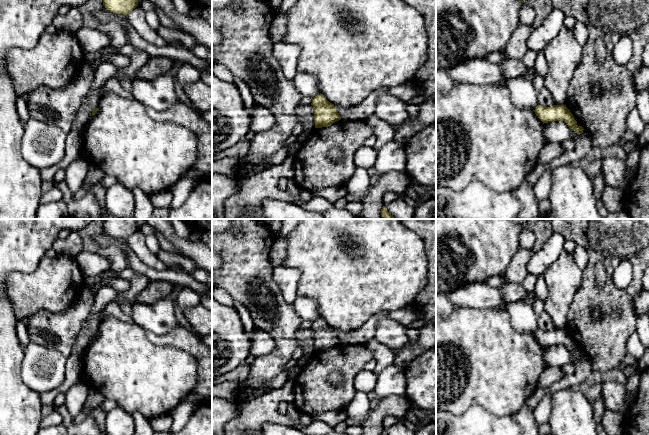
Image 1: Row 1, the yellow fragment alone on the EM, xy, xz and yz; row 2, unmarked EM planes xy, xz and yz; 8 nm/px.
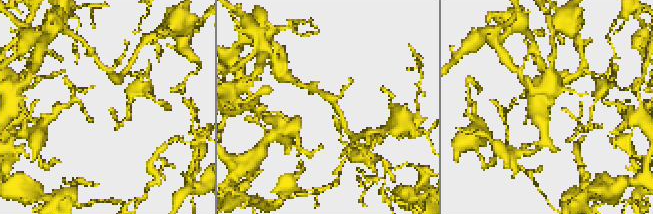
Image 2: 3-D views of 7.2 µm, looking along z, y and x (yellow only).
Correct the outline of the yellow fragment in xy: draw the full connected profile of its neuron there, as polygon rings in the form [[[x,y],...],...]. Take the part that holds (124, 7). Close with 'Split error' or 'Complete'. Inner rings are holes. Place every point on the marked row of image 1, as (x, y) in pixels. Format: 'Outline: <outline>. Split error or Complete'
Outline: [[[103,0],[103,5],[105,6],[106,10],[116,13],[127,15],[133,9],[138,6],[137,0]]]. Complete

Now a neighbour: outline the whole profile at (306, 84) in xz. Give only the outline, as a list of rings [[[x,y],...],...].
[[[297,72],[293,82],[302,96],[315,97],[320,94],[317,78],[312,74]]]

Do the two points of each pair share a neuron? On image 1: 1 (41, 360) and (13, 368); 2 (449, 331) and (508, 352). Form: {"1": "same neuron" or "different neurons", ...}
{"1": "different neurons", "2": "same neuron"}

